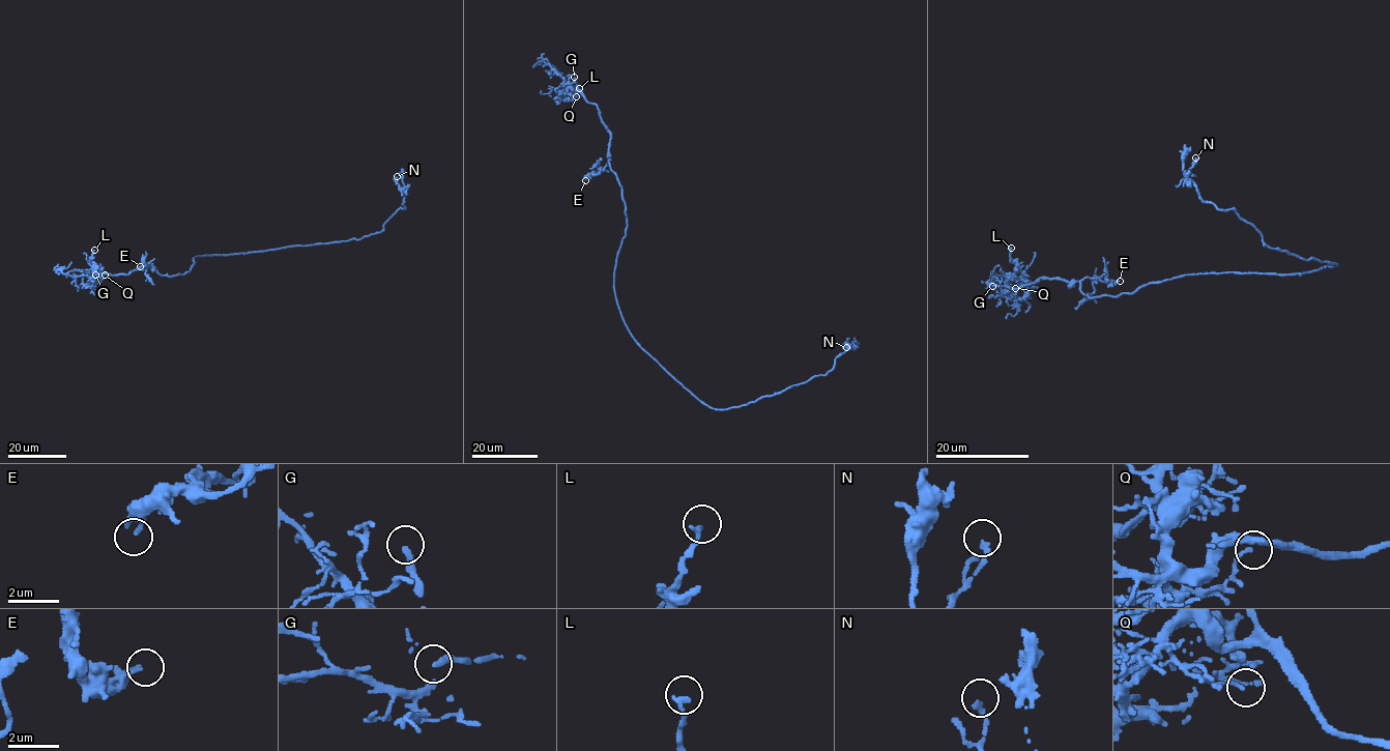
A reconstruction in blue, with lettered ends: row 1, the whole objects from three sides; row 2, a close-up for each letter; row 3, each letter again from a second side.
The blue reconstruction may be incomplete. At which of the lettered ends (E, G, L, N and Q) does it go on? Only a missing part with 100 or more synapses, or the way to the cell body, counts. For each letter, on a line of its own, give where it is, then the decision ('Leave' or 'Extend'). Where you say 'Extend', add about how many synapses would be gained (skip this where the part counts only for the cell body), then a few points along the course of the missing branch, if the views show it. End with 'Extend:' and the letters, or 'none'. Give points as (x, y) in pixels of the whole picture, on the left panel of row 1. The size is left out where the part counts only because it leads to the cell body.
E: Place: (140, 266). Leave
G: Place: (95, 275). Extend. Course of what is missing: (95, 275), (81, 279), (66, 277), (66, 287), (68, 282), (93, 288), (118, 275)
L: Place: (94, 250). Leave
N: Place: (397, 176). Leave
Q: Place: (105, 275). Leave
Extend: G

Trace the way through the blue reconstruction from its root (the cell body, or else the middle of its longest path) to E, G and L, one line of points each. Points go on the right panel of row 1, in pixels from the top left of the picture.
E: (1271, 273), (1190, 273), (1149, 283), (1117, 296), (1089, 297), (1080, 290), (1084, 278), (1120, 281)
G: (1271, 273), (1190, 273), (1096, 297), (1082, 293), (1079, 282), (1060, 279), (1040, 279), (1015, 288), (992, 286)
L: (1271, 273), (1190, 273), (1096, 297), (1082, 293), (1079, 282), (1060, 279), (1007, 290), (1016, 266), (1011, 248)

